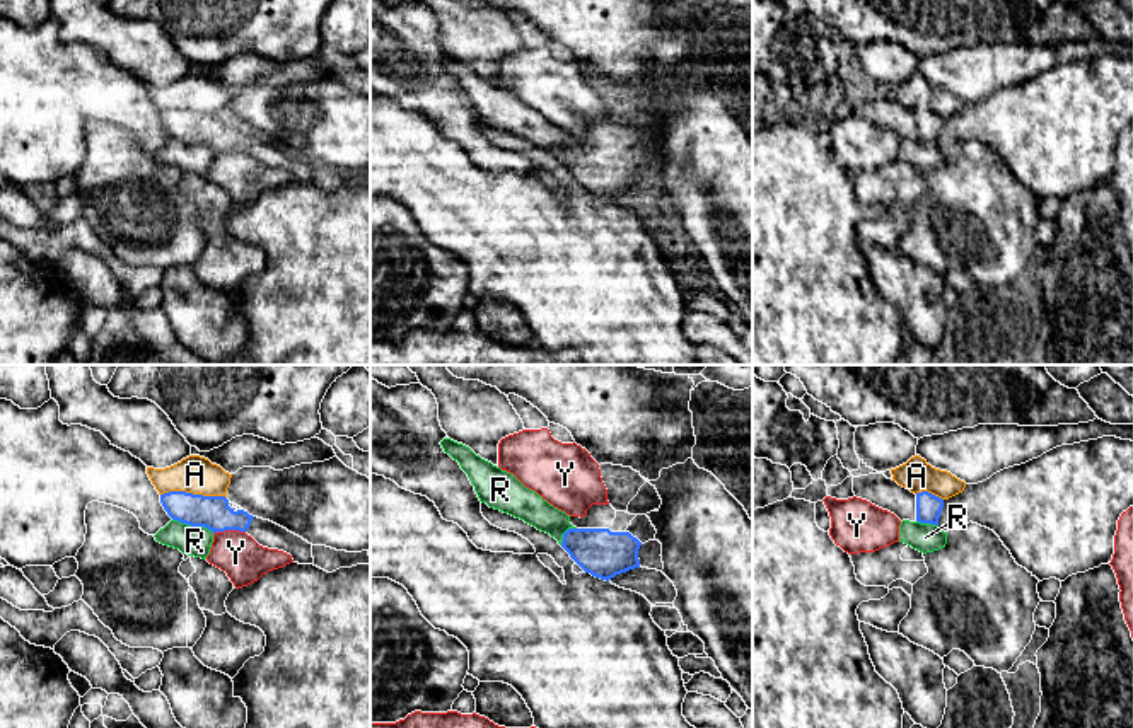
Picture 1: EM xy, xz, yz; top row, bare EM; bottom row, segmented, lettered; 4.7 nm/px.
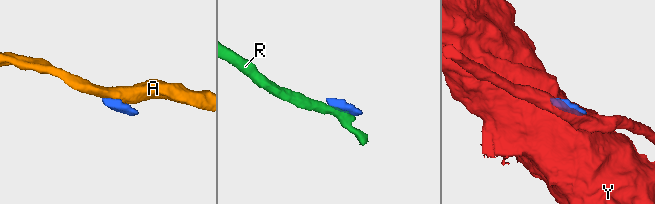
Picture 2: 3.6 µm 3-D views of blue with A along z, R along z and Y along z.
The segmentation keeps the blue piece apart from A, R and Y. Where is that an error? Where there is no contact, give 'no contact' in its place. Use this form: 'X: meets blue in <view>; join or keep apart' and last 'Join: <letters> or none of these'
A: meets blue in xy; keep apart
R: meets blue in xy; keep apart
Y: meets blue in xy; keep apart
Join: none of these

